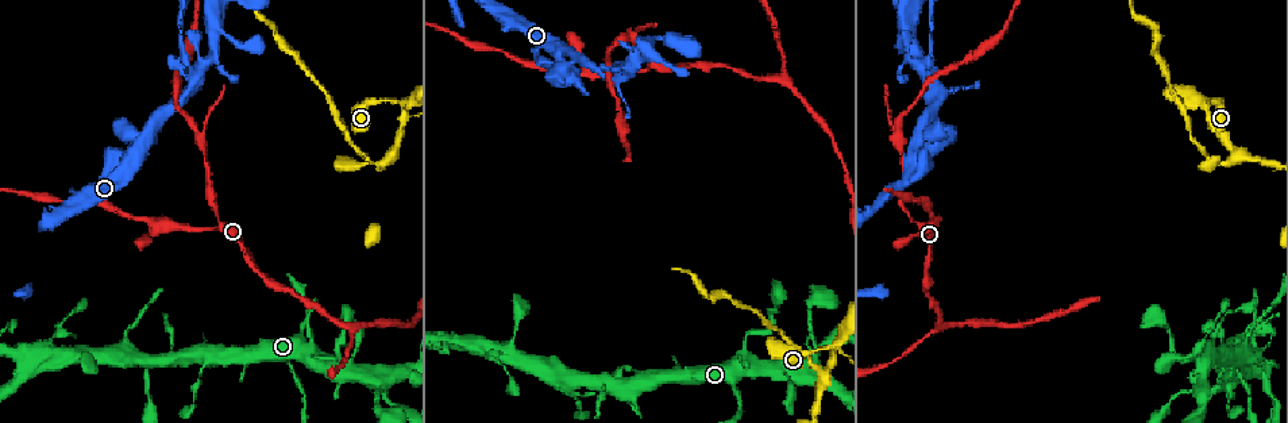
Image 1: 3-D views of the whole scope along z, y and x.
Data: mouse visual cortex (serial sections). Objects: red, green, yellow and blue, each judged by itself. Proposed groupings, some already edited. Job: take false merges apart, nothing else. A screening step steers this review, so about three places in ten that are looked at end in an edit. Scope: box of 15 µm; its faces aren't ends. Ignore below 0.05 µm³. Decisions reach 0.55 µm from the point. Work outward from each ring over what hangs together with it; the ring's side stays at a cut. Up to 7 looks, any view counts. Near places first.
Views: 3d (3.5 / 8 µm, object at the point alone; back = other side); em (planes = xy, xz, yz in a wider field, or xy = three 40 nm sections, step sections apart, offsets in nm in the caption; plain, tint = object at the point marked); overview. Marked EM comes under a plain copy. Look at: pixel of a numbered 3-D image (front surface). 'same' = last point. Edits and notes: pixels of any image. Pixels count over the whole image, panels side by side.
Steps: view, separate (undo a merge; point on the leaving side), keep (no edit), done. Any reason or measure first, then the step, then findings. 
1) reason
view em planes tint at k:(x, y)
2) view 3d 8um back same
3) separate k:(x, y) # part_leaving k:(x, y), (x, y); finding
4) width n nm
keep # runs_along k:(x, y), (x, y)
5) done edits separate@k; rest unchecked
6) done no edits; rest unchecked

arms part here
view 3d 3.5um at 1:(940, 325)

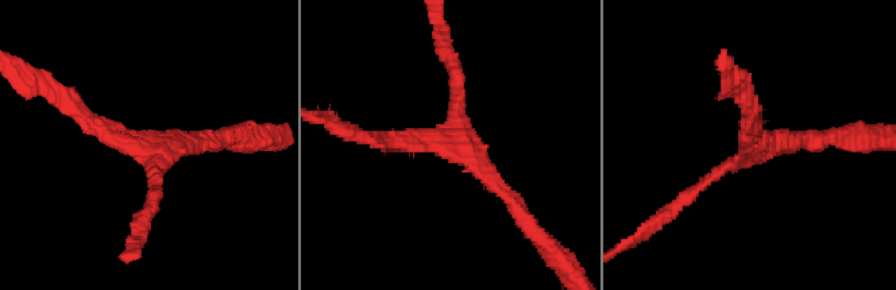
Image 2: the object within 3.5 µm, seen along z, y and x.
need the tissue
view em xy step 3 tint at 2:(455, 144)

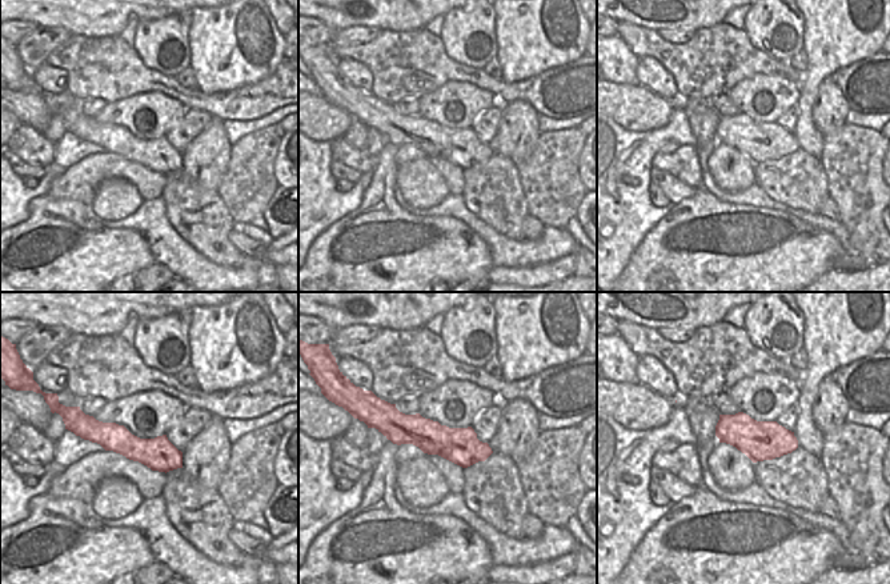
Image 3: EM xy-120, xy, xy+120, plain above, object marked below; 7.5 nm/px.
cut it another way
view em xy step 2 tint same

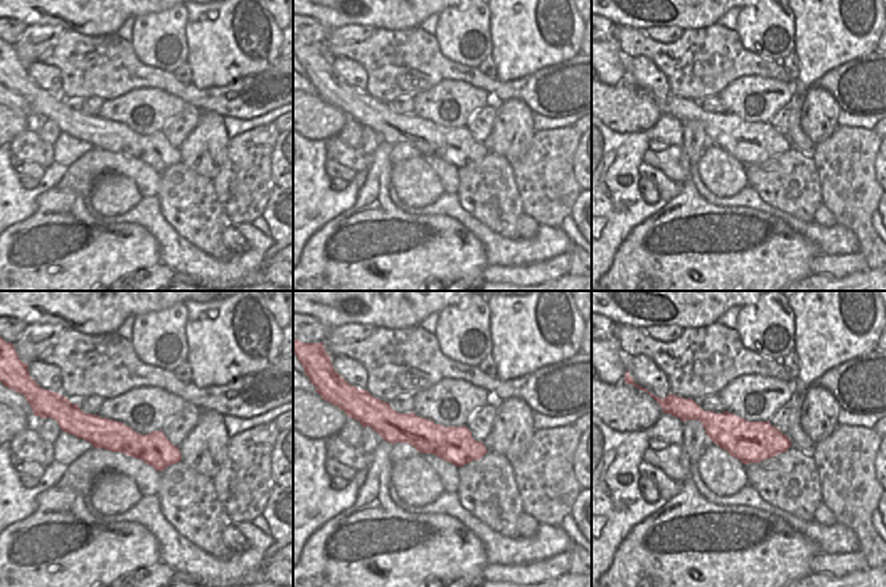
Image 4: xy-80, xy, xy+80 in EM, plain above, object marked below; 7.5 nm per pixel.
arm_widths 150, 200, 200 nm
keep # runs_along 2:(374, 140), (454, 143), (516, 209); continuous, no second cell

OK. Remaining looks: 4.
narrows sharply
view 3d 8um at 1:(161, 227)

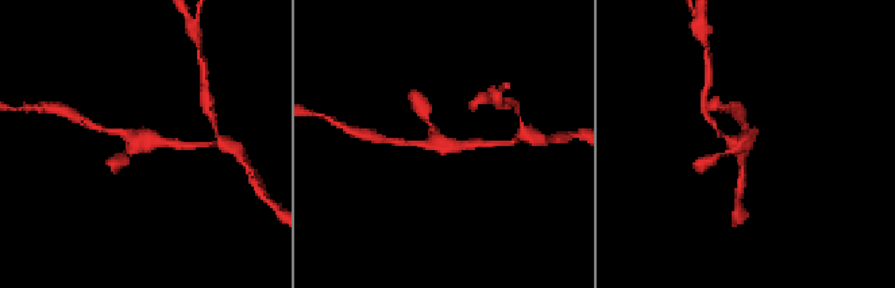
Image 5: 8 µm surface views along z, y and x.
arms 3; arm_widths 100, 150, 250 nm
view em xy step 5 tint at 5:(745, 141)

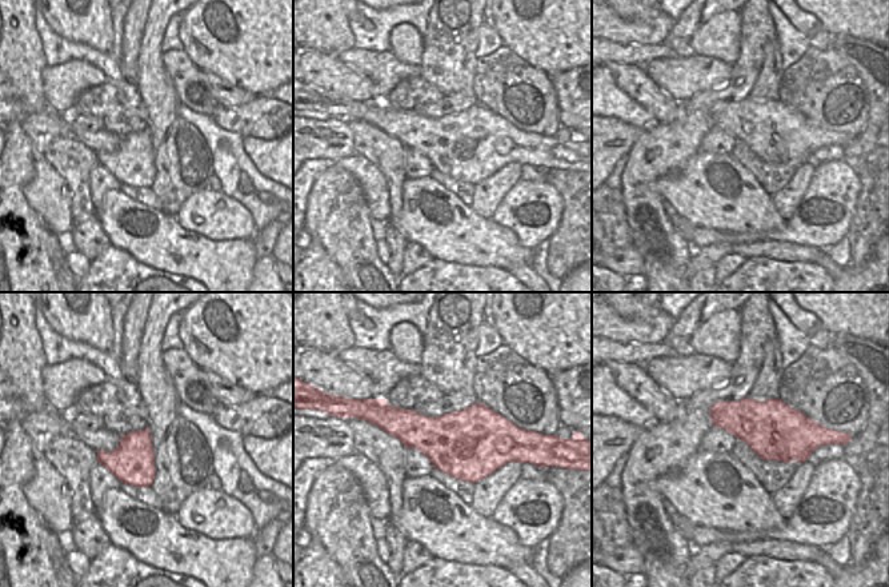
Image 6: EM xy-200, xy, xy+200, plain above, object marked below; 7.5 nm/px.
width 550 nm
keep # runs_along 5:(181, 145), (103, 130); all the same cell

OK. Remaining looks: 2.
looks like a crossing
view 3d 3.5um at 1:(931, 70)

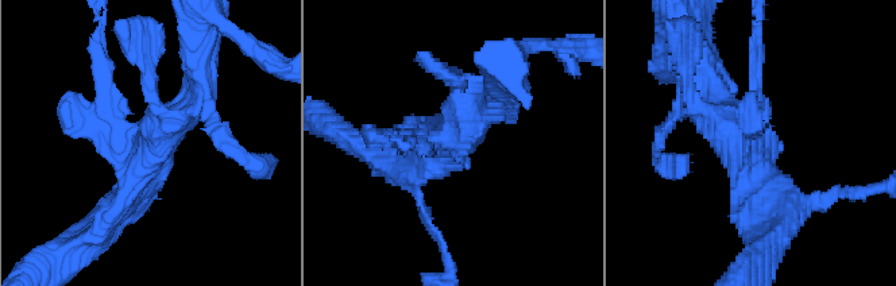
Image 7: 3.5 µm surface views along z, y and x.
view em planes tint at 7:(453, 130)

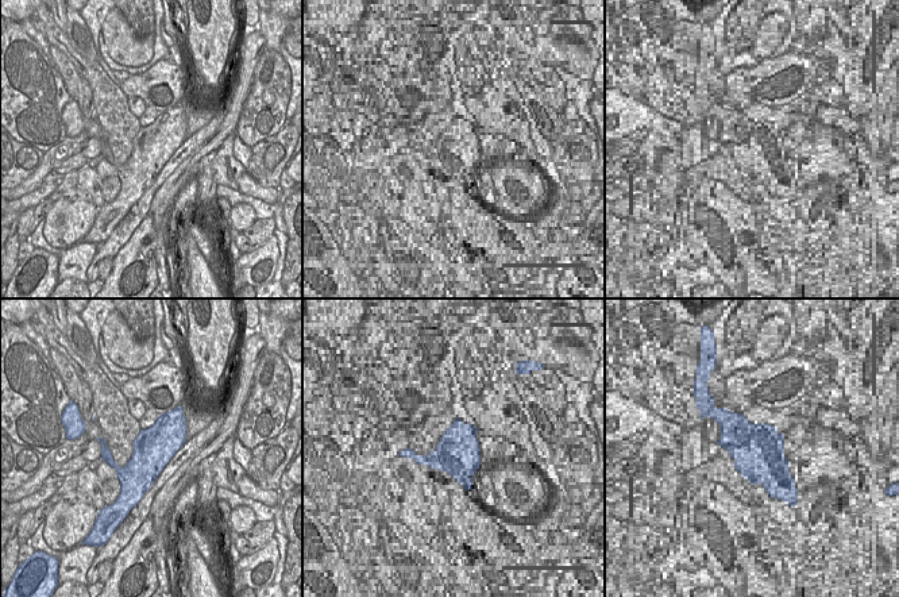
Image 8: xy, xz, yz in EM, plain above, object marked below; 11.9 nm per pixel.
separate 7:(103, 54) # two cells meet here

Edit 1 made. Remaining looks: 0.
done edits separate@7; rest unchecked

